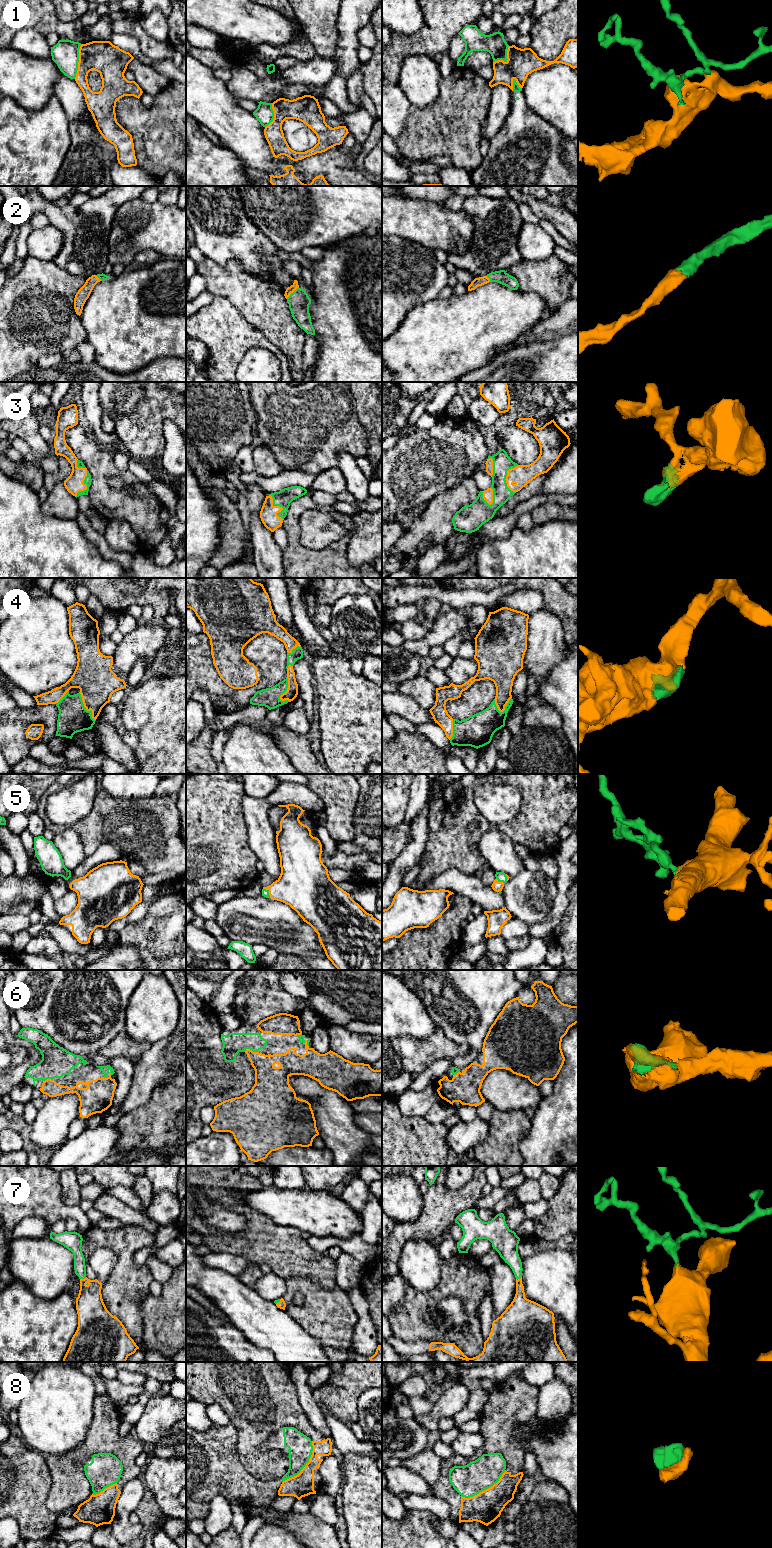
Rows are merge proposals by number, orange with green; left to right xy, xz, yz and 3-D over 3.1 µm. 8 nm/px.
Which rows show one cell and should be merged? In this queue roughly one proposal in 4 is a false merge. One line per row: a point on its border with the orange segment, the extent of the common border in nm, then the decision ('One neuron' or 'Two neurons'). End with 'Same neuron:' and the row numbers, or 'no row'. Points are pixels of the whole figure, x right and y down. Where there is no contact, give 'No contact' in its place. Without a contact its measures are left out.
1: Touches orange at xy (79, 61). Shared border 280 nm. Two neurons
2: Touches orange at xz (292, 292). Shared border 140 nm. One neuron
3: Touches orange at xz (279, 506). Shared border 240 nm. One neuron
4: Touches orange at xy (85, 707). Shared border 260 nm. One neuron
5: Touches orange at yz (500, 882). Shared border 80 nm. One neuron
6: Touches orange at xz (251, 1050). Shared border 110 nm. One neuron
7: Touches orange at xy (84, 1278). Shared border 60 nm. One neuron
8: Touches orange at xz (306, 1465). Shared border 400 nm. Two neurons
Same neuron: 2, 3, 4, 5, 6, 7

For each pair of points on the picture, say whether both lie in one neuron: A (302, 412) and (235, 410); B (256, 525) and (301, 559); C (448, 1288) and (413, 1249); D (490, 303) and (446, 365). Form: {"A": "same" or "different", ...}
{"A": "different", "B": "different", "C": "different", "D": "same"}

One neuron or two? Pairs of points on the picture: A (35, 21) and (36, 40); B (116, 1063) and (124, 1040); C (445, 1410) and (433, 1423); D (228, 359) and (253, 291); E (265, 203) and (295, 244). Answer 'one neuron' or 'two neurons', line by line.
A: two neurons
B: two neurons
C: one neuron
D: two neurons
E: one neuron

